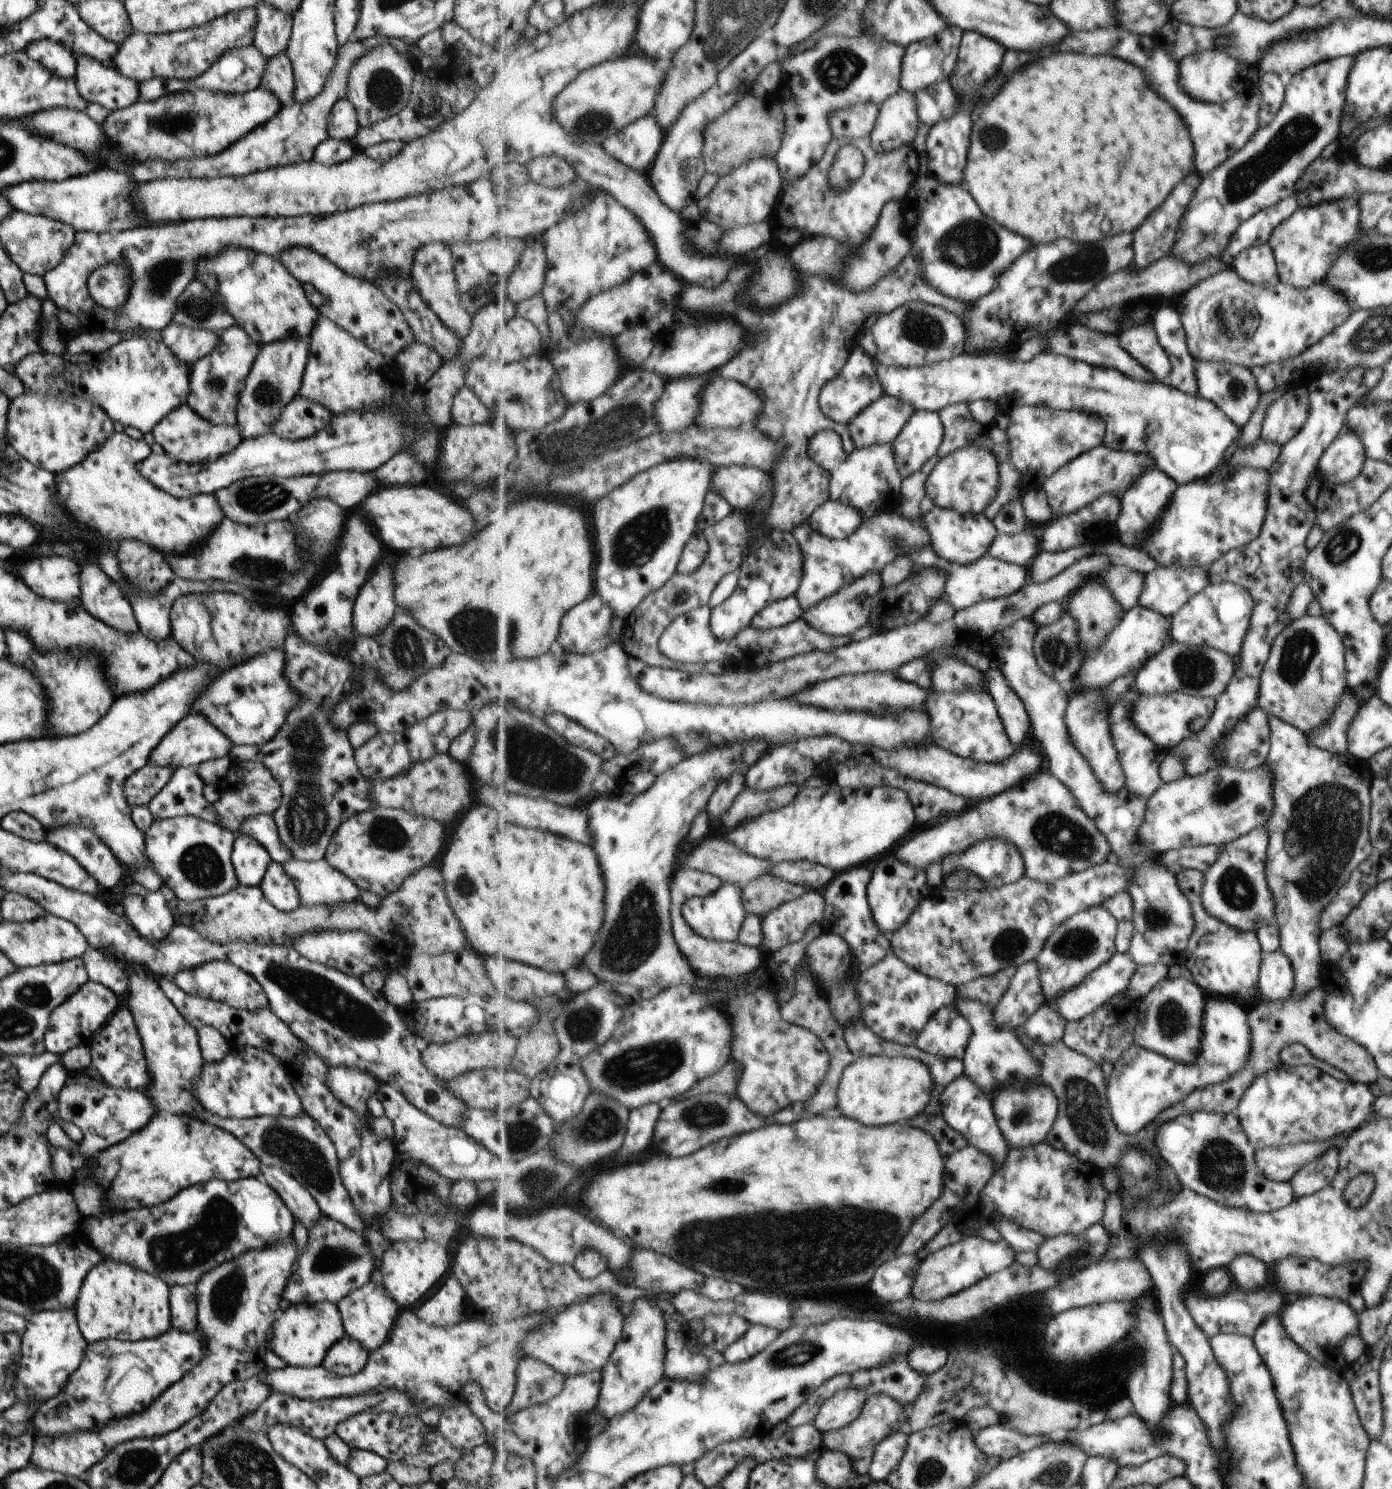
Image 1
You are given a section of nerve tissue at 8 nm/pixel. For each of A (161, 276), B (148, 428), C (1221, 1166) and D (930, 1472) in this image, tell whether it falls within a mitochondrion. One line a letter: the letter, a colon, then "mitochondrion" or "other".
A: mitochondrion
B: other
C: mitochondrion
D: mitochondrion

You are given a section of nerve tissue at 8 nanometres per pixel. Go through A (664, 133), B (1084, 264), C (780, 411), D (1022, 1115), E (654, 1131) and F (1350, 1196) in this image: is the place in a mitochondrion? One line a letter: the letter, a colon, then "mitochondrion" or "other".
A: other
B: mitochondrion
C: mitochondrion
D: mitochondrion
E: other
F: mitochondrion

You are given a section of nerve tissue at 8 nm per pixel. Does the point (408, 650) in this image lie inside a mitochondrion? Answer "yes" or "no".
yes

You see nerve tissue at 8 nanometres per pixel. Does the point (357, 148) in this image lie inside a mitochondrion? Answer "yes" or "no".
no

